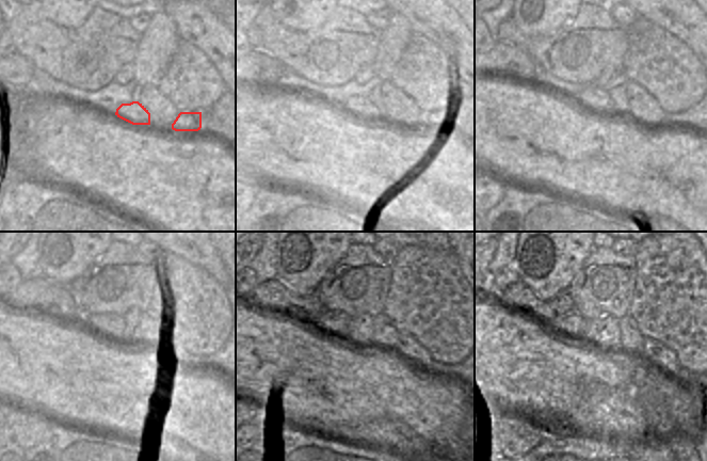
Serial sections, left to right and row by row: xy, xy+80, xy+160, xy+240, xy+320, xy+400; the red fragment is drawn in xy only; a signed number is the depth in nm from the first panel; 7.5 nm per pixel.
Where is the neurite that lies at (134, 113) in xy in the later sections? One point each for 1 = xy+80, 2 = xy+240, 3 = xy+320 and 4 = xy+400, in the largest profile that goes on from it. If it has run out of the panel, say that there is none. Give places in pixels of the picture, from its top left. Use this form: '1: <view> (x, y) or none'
1: xy+80 (358, 106)
2: xy+240 (102, 326)
3: xy+320 (330, 322)
4: xy+400 (573, 324)

